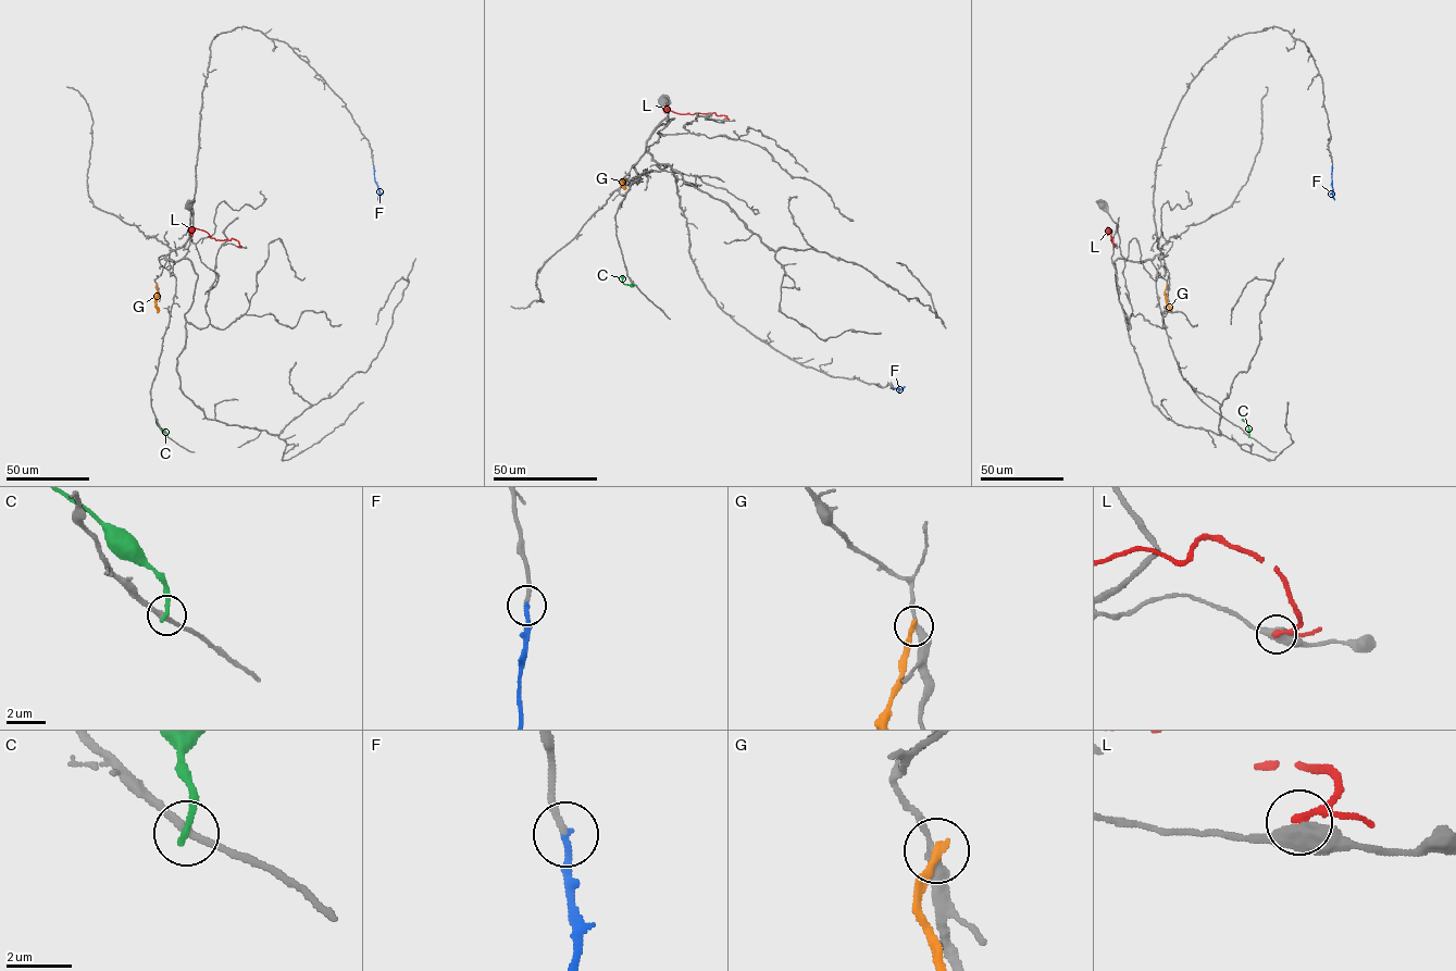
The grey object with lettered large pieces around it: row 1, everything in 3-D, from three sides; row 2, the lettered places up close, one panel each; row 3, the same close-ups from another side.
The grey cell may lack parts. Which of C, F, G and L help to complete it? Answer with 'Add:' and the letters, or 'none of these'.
Add: F

